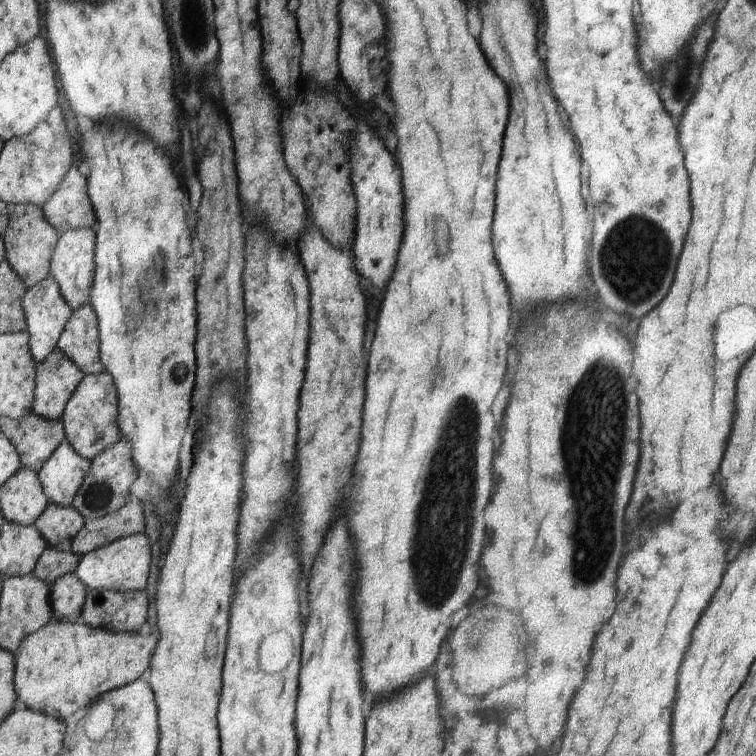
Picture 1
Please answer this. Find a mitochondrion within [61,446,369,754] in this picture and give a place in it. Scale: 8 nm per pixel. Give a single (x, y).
(99, 495)

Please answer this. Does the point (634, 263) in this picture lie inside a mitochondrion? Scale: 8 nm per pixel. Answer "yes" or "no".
yes

